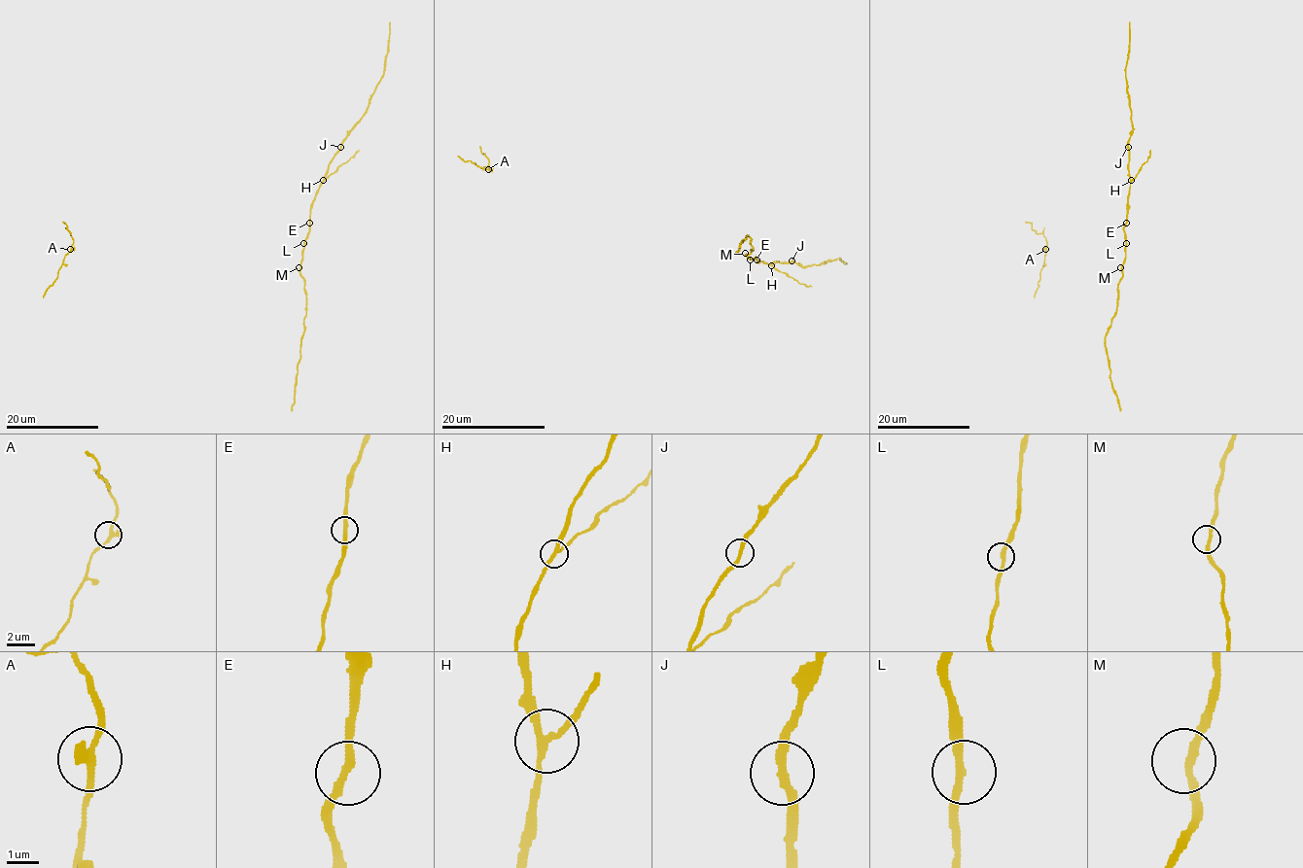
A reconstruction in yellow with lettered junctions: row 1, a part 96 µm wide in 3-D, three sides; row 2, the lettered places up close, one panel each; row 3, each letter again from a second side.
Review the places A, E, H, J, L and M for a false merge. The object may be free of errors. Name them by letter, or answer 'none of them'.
H

